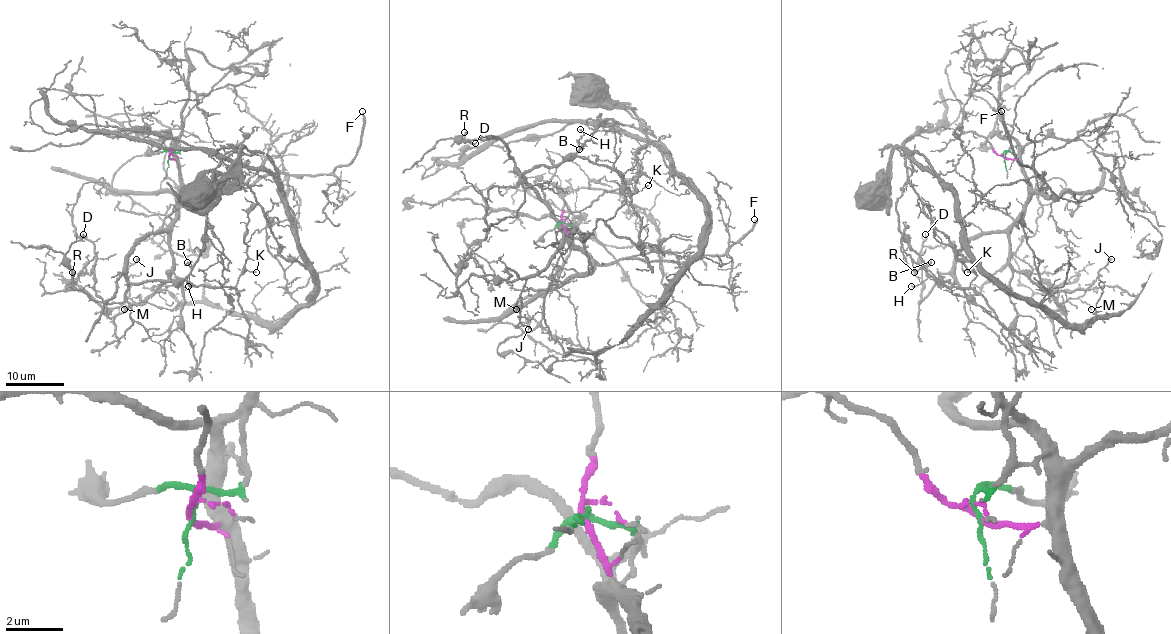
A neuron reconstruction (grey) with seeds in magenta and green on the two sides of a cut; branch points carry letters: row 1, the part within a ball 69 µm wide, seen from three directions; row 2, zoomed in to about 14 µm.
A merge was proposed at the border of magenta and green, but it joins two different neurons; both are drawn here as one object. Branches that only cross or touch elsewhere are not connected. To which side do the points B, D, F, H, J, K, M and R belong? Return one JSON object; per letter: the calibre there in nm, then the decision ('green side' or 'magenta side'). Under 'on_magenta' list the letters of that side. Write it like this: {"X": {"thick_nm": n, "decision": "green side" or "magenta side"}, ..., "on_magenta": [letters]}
{"B": {"thick_nm": 140, "decision": "magenta side"}, "D": {"thick_nm": 100, "decision": "magenta side"}, "F": {"thick_nm": 200, "decision": "magenta side"}, "H": {"thick_nm": 150, "decision": "magenta side"}, "J": {"thick_nm": 260, "decision": "magenta side"}, "K": {"thick_nm": 120, "decision": "magenta side"}, "M": {"thick_nm": 100, "decision": "magenta side"}, "R": {"thick_nm": 160, "decision": "magenta side"}, "on_magenta": ["B", "D", "F", "H", "J", "K", "M", "R"]}

